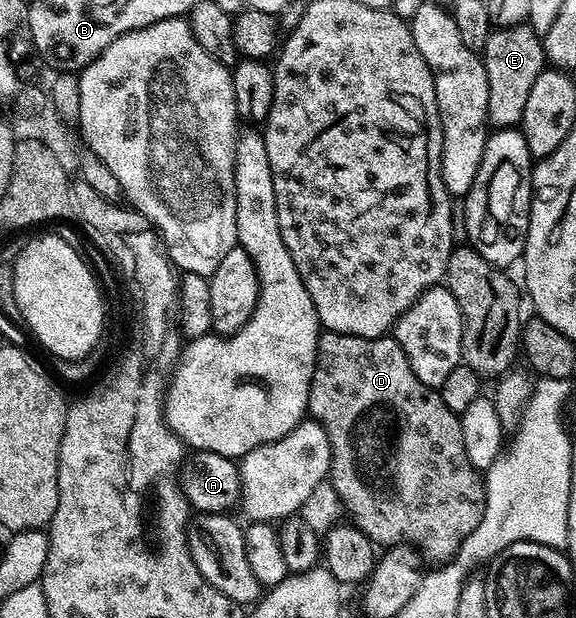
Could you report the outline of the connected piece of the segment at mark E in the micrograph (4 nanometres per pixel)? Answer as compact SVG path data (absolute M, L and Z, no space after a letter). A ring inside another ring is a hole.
M527 24L503 26L489 31L483 51L483 84L487 88L485 114L497 128L513 128L520 123L535 76L546 69L542 39Z

